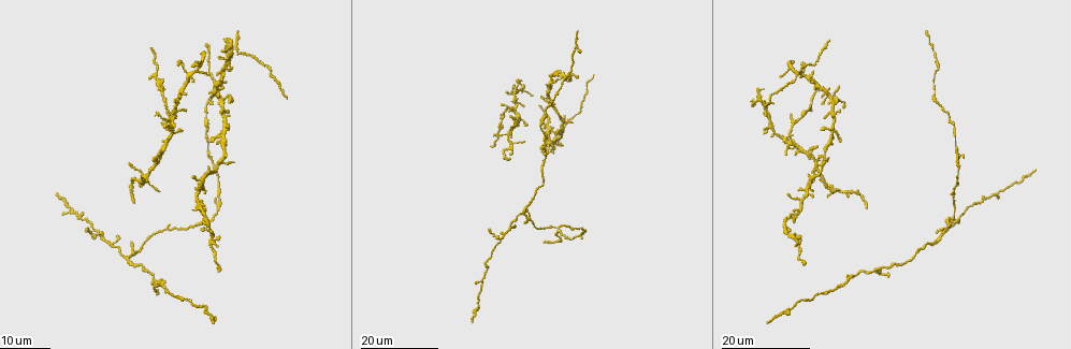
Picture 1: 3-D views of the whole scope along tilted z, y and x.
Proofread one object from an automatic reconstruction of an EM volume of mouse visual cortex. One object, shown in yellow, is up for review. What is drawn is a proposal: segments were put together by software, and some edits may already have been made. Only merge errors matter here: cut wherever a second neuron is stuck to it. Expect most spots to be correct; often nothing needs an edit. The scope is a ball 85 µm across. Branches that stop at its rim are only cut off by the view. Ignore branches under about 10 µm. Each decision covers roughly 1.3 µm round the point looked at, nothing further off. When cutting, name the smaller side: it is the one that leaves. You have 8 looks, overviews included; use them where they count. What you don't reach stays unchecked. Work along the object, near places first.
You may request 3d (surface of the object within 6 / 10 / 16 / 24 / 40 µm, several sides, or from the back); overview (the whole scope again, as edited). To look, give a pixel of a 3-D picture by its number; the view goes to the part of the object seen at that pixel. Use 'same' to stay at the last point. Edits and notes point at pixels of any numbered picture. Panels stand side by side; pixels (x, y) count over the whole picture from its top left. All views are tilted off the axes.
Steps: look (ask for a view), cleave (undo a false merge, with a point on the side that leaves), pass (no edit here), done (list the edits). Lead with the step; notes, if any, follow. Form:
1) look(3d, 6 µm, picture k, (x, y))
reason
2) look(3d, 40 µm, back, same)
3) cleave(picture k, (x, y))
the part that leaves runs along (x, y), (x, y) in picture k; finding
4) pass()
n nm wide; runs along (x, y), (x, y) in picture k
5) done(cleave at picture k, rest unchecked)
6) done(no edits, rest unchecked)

look(3d, 16 µm, picture 1, (512, 144))
three arms meet

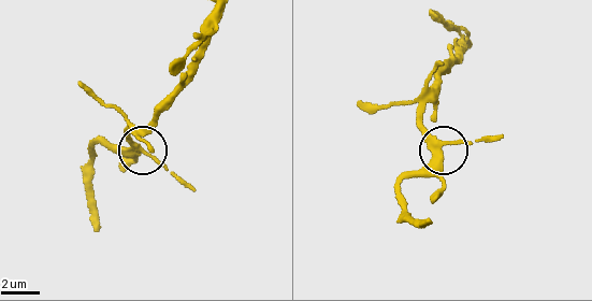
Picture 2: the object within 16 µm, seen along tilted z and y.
look(3d, 10 µm, picture 2, (135, 143))

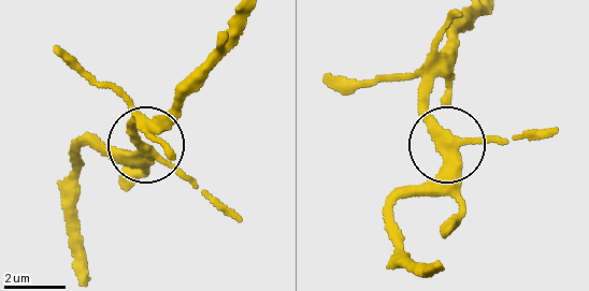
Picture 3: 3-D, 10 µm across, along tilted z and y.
pass()
3 arms; runs along (472, 15), (448, 45), (429, 93), (444, 165), (385, 216) in picture 3; all the same neuron

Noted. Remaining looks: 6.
look(3d, 16 µm, picture 1, (521, 211))
small branch off a trunk

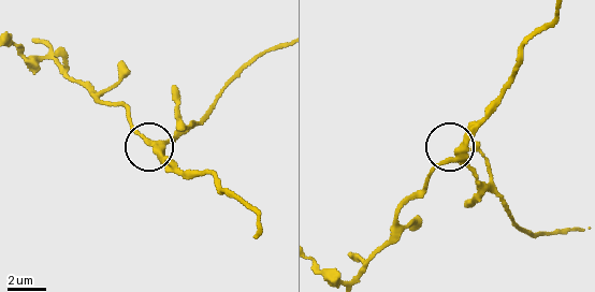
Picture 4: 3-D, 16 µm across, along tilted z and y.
look(3d, 10 µm, picture 4, (453, 160))

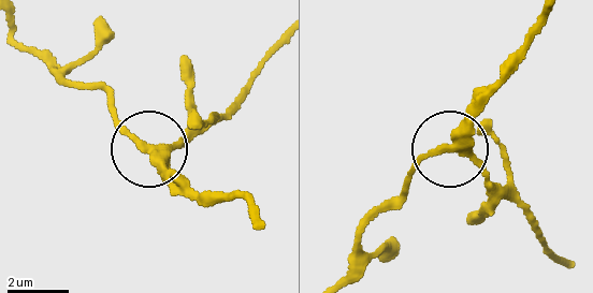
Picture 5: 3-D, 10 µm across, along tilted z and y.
pass()
runs along (261, 214), (172, 172), (112, 105) in picture 5; all the same neuron

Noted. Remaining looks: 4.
look(3d, 24 µm, picture 1, (168, 116))
four or more arms meet

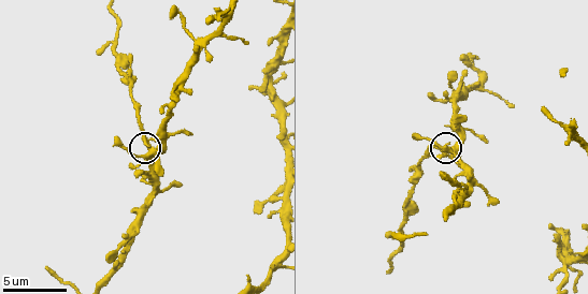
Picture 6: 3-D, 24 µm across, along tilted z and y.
look(3d, 10 µm, same)
zoom in

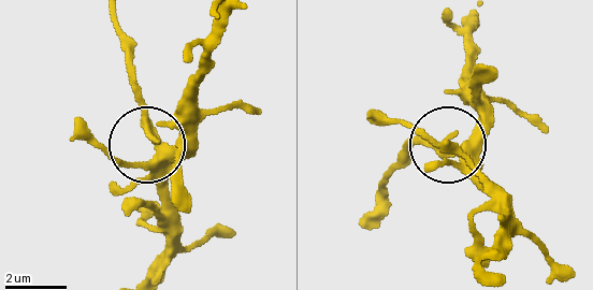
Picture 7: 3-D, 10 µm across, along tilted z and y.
cleave(picture 7, (134, 78))
380 nm wide; a second neuron is stuck on

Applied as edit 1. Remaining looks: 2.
look(3d, 16 µm, picture 1, (810, 76))

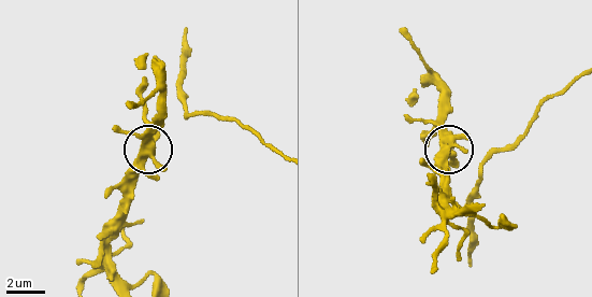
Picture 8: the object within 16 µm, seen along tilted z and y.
look(3d, 10 µm, picture 8, (452, 158))
closer look

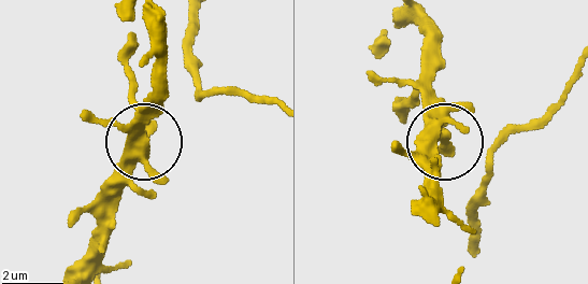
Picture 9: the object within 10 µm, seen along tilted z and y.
pass()
one neuron here

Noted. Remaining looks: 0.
done(cleave at picture 7, rest unchecked)

